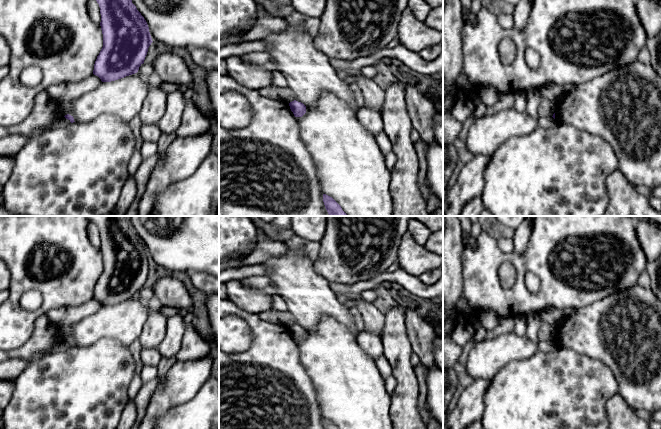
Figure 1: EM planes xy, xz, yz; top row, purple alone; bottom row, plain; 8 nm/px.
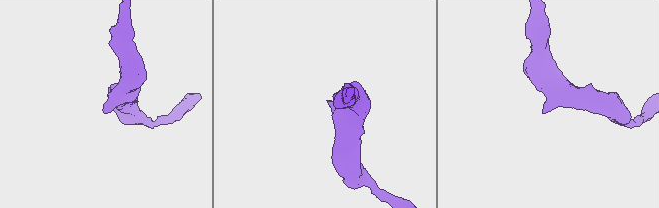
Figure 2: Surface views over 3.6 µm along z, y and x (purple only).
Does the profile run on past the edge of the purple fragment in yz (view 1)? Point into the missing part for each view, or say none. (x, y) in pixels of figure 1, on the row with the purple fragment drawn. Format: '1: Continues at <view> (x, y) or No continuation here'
1: No continuation here

